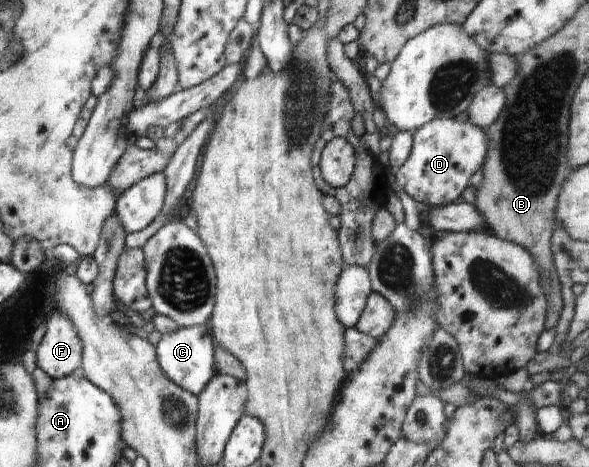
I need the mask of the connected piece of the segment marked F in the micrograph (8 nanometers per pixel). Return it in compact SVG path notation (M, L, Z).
M52 309L46 323L46 332L36 347L37 367L51 378L70 376L82 366L82 340L78 329L64 310Z

